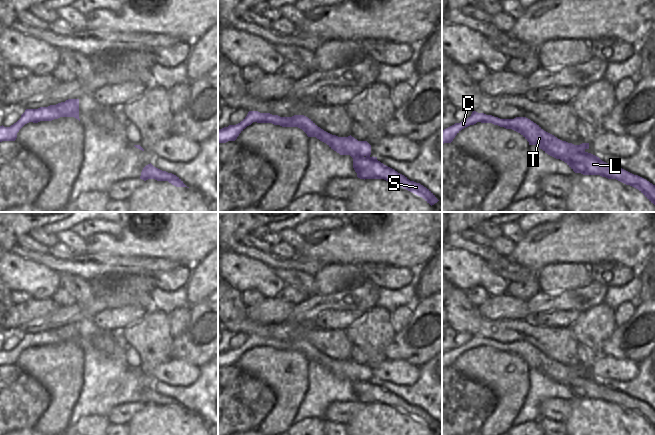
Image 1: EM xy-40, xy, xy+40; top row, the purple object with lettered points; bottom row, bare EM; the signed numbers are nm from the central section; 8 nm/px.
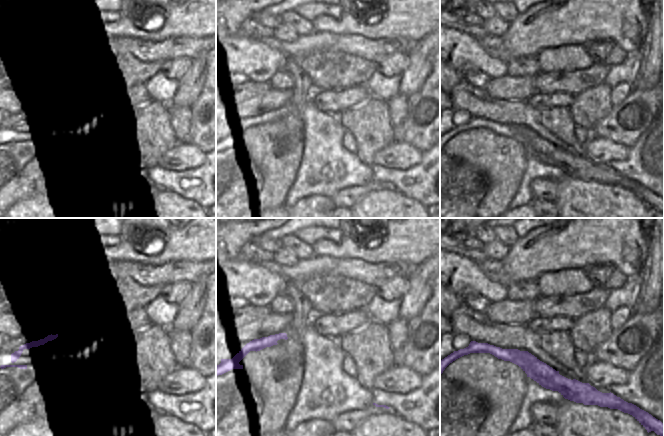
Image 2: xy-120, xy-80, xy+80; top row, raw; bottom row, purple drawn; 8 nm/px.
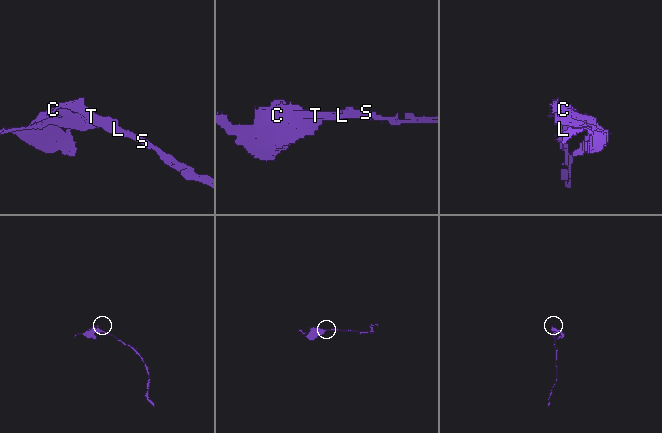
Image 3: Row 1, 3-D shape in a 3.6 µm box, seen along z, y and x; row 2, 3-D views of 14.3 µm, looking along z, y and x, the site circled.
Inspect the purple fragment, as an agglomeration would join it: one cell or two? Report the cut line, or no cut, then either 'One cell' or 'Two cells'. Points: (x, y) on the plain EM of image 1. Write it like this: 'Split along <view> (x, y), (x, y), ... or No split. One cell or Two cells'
Split along xy+40 (585, 376), (585, 394), (581, 397). Two cells

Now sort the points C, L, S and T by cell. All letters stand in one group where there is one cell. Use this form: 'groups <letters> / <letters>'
groups C T / L S

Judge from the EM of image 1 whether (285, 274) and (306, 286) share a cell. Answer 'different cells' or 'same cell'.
same cell

